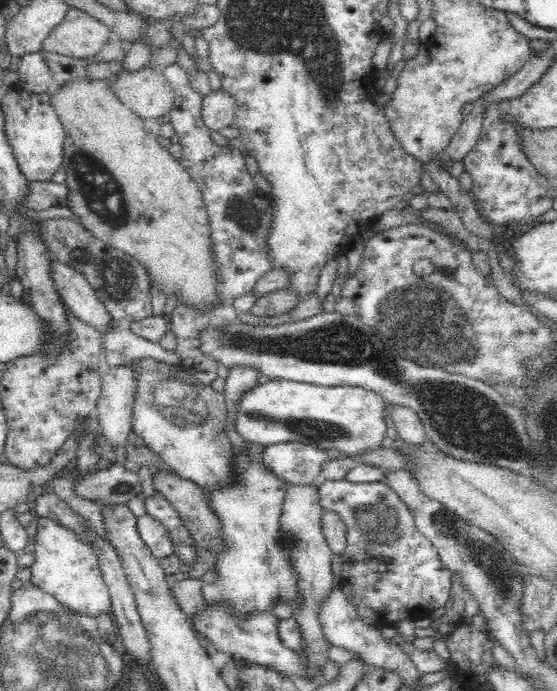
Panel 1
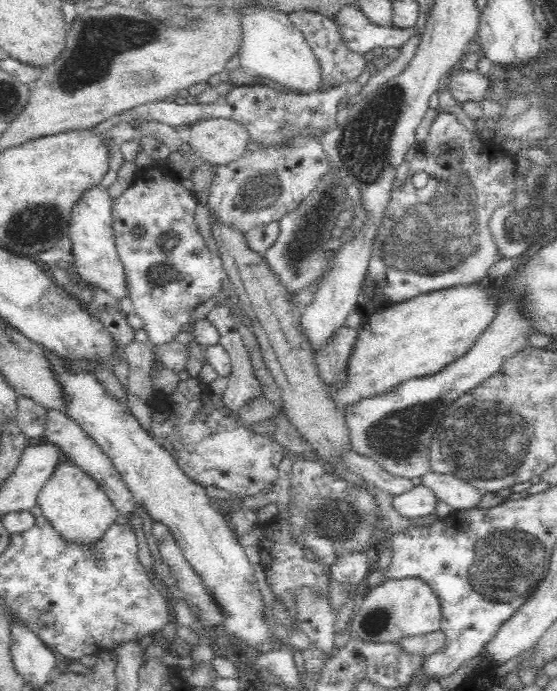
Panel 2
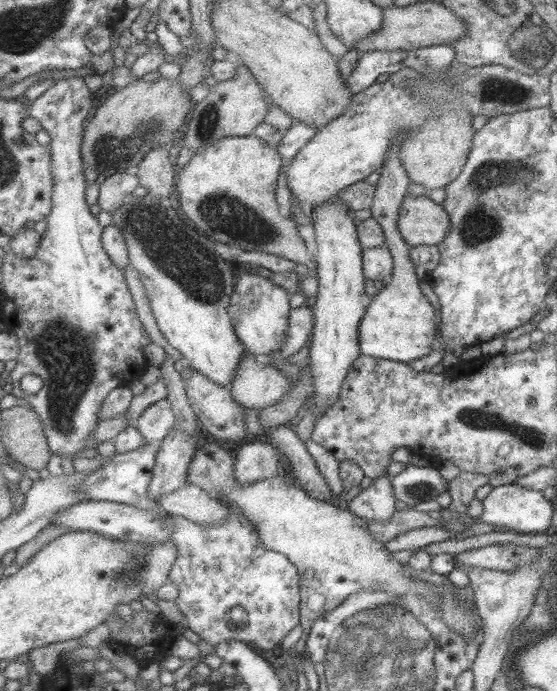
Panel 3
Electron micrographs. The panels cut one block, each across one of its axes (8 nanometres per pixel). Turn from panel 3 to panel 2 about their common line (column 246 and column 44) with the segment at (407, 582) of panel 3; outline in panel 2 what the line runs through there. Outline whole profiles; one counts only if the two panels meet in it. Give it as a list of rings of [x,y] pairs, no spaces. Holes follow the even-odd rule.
[[[65,458],[55,464],[54,472],[38,494],[36,504],[44,517],[52,521],[68,541],[82,541],[82,543],[97,541],[119,515],[106,489],[92,475]]]

